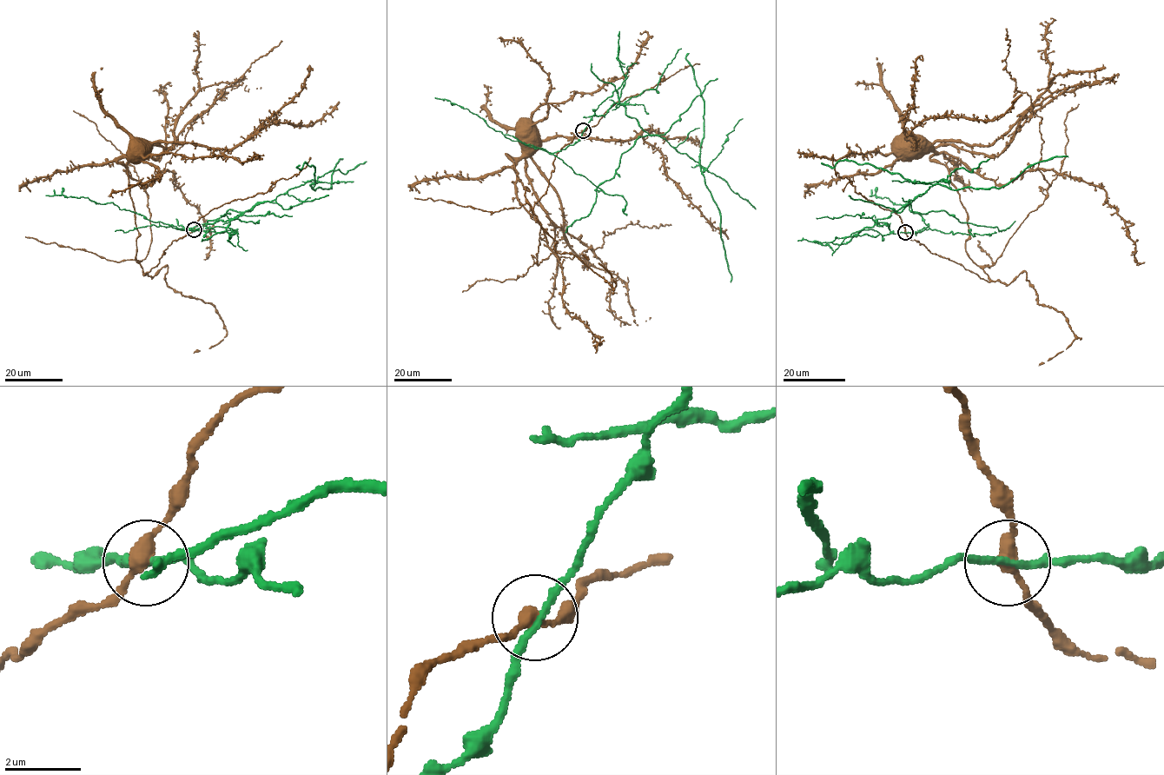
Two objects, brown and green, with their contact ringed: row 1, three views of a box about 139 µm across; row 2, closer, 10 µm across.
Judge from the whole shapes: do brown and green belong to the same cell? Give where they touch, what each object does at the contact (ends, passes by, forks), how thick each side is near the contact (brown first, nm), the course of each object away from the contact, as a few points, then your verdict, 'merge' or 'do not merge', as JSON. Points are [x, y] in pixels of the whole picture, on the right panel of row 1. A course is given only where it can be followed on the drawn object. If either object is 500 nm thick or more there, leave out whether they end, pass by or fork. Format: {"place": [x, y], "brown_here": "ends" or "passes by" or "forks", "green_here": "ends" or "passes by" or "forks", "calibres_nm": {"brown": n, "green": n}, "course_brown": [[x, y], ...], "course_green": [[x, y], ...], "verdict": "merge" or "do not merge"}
{"place": [905, 232], "brown_here": "passes by", "green_here": "passes by", "calibres_nm": {"brown": 320, "green": 170}, "course_brown": [[905, 233], [988, 281], [966, 252], [967, 212], [949, 170], [930, 159], [934, 154], [915, 135], [908, 137]], "course_green": [[905, 233], [862, 230], [900, 212], [937, 182], [949, 185], [915, 183], [869, 163], [821, 162]], "verdict": "do not merge"}

